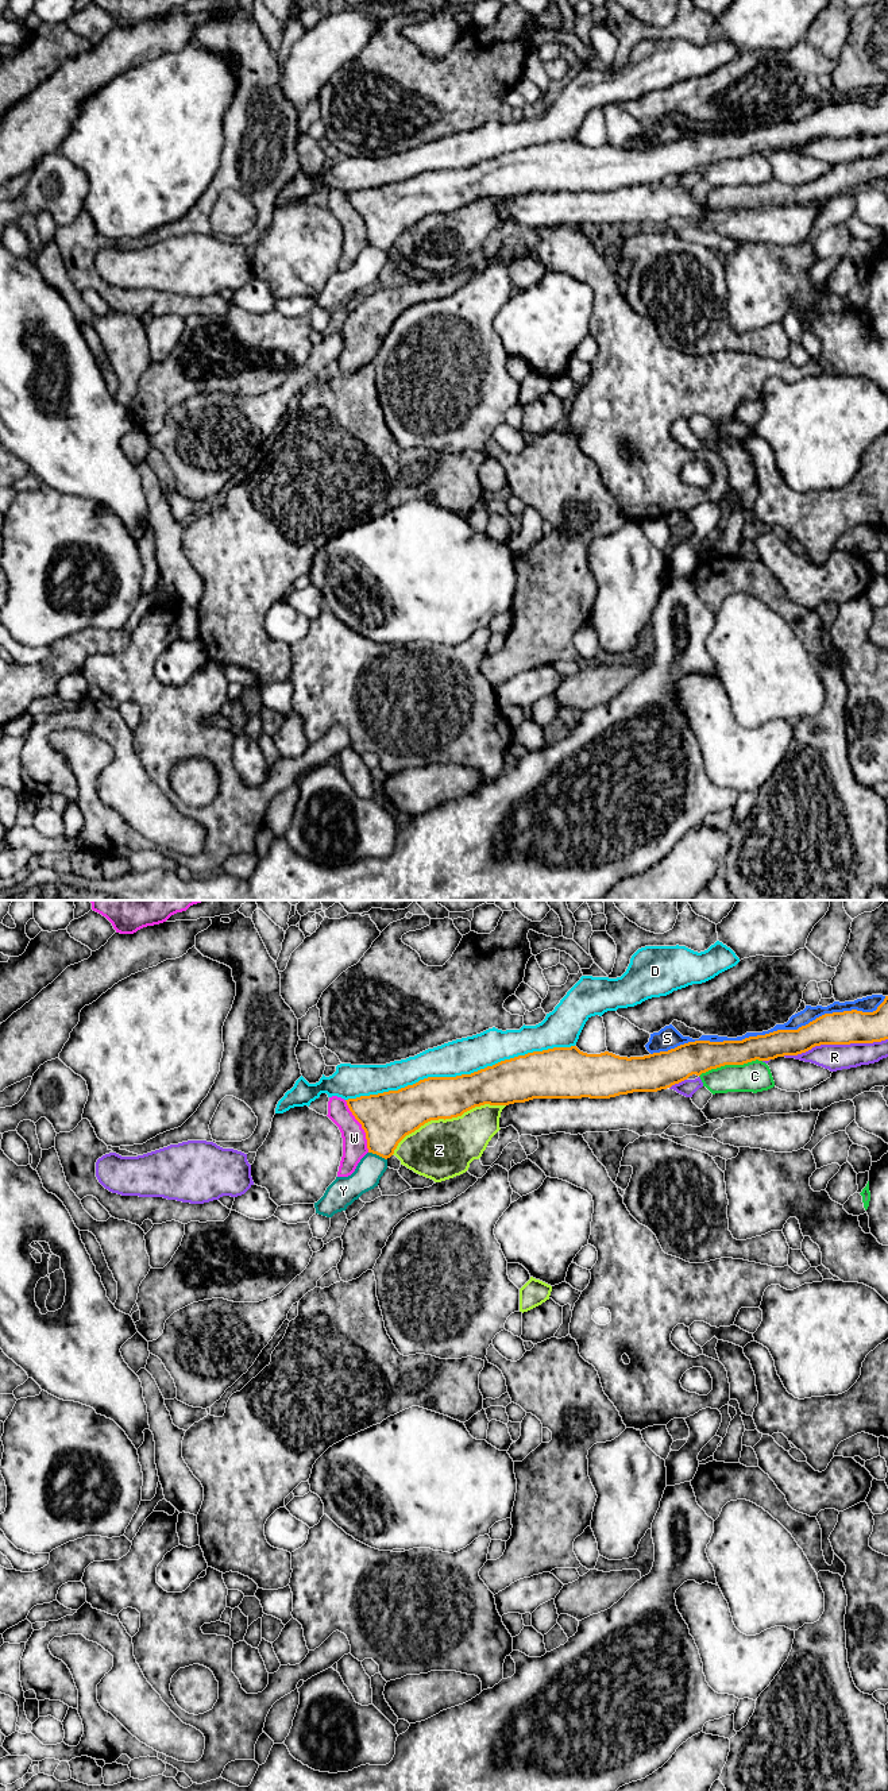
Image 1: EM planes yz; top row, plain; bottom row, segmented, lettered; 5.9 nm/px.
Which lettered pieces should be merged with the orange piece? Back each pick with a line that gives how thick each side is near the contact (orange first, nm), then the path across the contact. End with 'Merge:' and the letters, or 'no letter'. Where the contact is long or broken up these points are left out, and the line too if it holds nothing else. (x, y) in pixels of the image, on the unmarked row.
Merge: no letter

